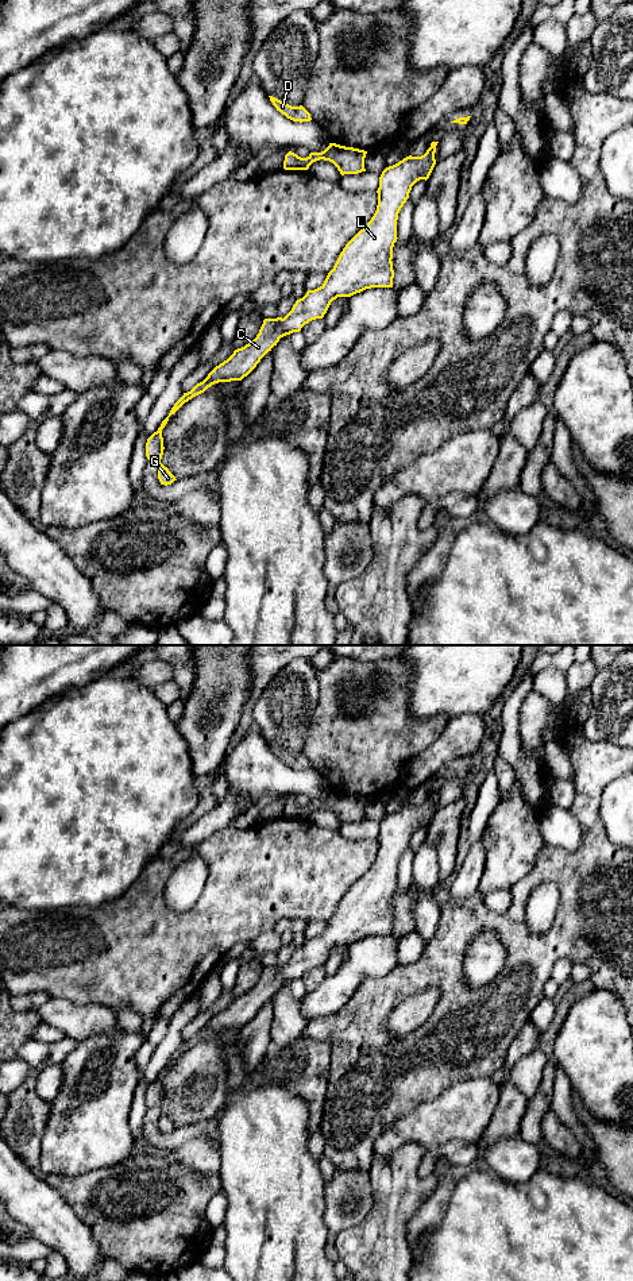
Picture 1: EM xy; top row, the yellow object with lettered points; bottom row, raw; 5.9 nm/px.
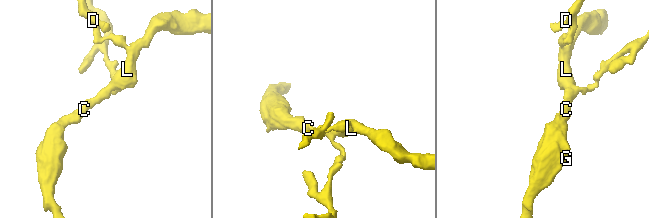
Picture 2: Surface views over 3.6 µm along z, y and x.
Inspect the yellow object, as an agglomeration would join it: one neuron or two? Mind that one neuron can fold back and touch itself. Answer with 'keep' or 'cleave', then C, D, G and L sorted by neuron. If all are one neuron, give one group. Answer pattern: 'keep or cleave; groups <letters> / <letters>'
keep; groups C D G L

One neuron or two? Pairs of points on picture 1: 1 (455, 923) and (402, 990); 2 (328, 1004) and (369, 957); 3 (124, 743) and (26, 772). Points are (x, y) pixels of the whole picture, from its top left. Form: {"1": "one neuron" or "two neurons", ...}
{"1": "one neuron", "2": "one neuron", "3": "one neuron"}

